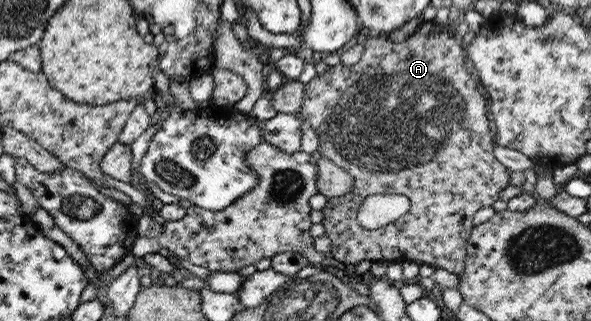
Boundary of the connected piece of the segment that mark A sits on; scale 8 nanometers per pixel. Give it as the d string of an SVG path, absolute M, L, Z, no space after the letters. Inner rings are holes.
M431 20L422 21L415 31L398 45L386 42L381 36L373 34L362 34L362 53L357 63L345 65L338 63L334 66L328 66L322 74L316 74L309 83L304 84L303 100L297 116L303 121L303 126L310 127L318 138L318 149L320 156L326 158L342 168L352 178L351 188L341 196L328 197L326 205L321 208L322 219L320 225L324 228L324 235L331 241L328 252L331 256L341 262L346 267L355 267L362 261L380 260L387 262L415 262L429 264L432 267L443 268L447 272L458 275L464 267L464 258L466 257L467 239L469 238L472 226L472 214L482 208L491 207L491 204L497 200L497 194L508 185L509 171L494 157L488 122L483 122L483 138L479 138L479 118L461 118L465 112L465 104L469 106L467 100L475 94L477 98L478 91L475 89L474 81L467 73L467 66L463 63L463 54L461 53L461 43L453 39L447 30L444 21ZM372 194L397 194L407 197L409 206L407 212L402 214L399 219L376 228L372 231L366 231L358 225L356 214L359 205L366 196Z

